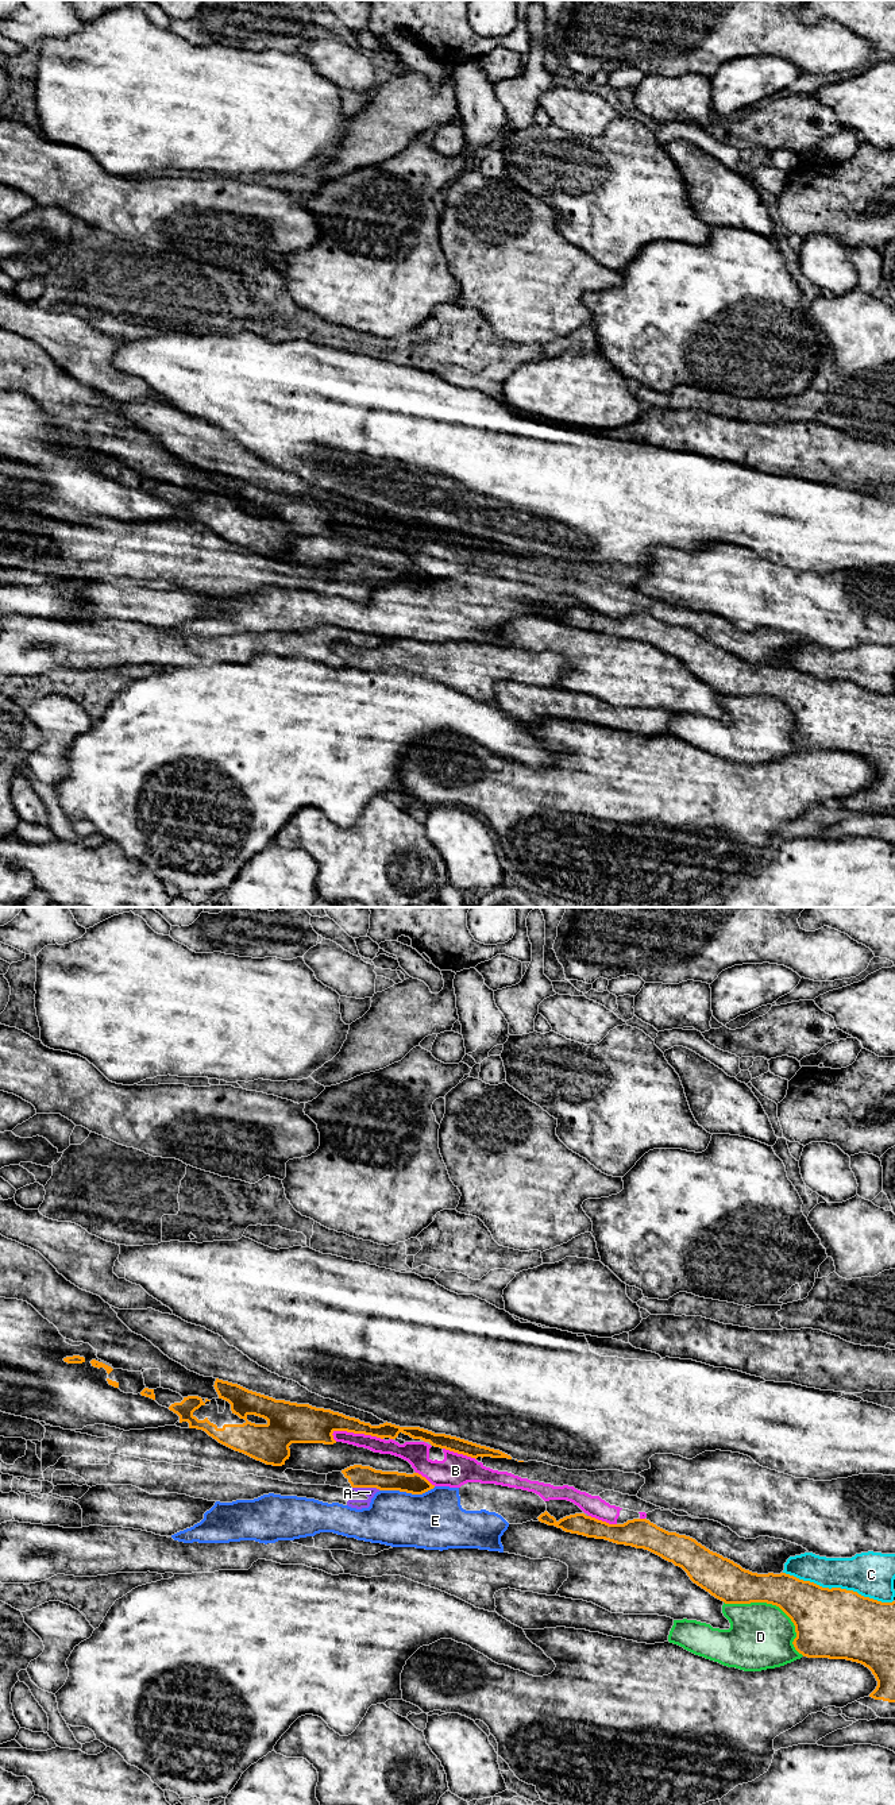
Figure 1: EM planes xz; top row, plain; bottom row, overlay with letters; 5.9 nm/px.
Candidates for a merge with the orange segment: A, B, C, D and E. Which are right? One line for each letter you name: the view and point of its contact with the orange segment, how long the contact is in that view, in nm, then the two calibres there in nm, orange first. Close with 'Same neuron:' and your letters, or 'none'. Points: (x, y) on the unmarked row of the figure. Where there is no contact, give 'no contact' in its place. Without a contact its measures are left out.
Same neuron: none

